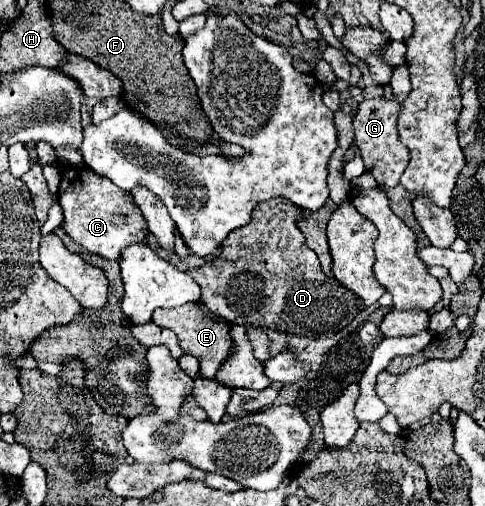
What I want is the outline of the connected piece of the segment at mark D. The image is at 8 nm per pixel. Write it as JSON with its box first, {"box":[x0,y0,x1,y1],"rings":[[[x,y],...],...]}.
{"box":[187,198,363,338],"rings":[[[271,198],[253,210],[253,218],[247,226],[241,226],[223,240],[221,254],[201,268],[187,274],[201,286],[201,302],[231,324],[269,328],[309,338],[331,338],[343,330],[359,312],[363,302],[347,292],[335,278],[327,278],[321,270],[317,254],[305,244],[305,236],[297,228],[299,208],[285,198]]]}

